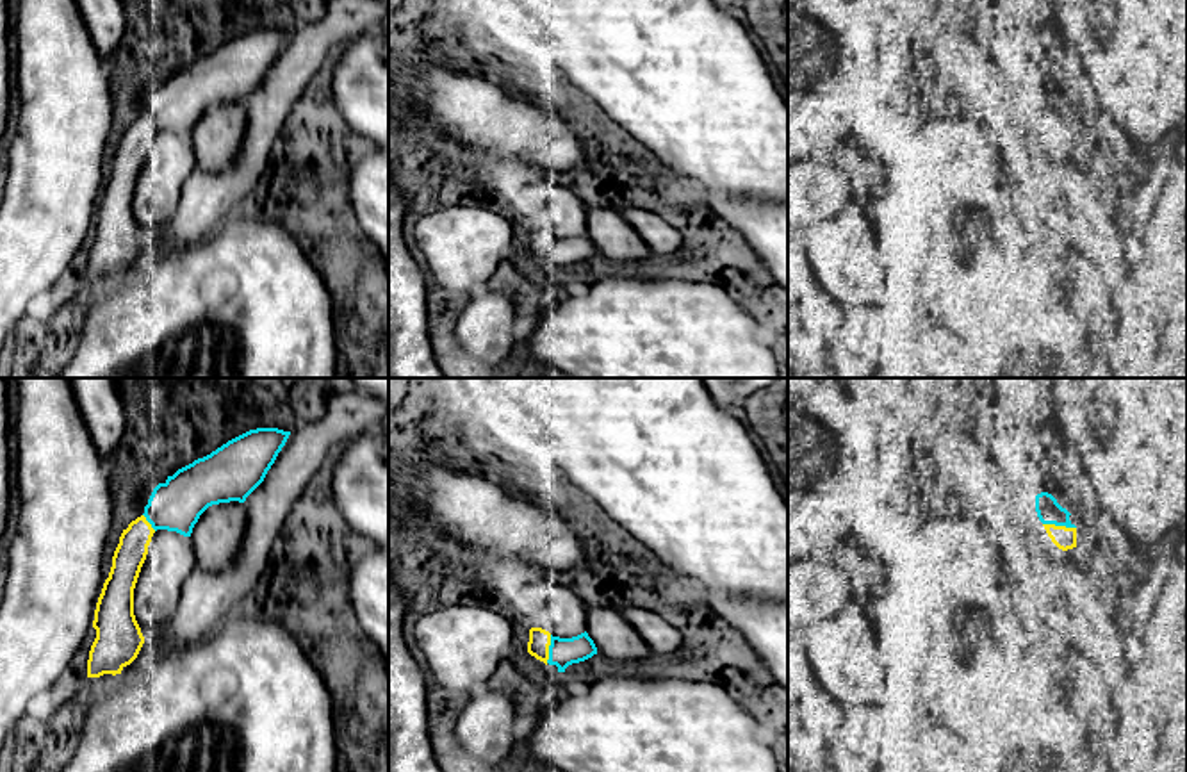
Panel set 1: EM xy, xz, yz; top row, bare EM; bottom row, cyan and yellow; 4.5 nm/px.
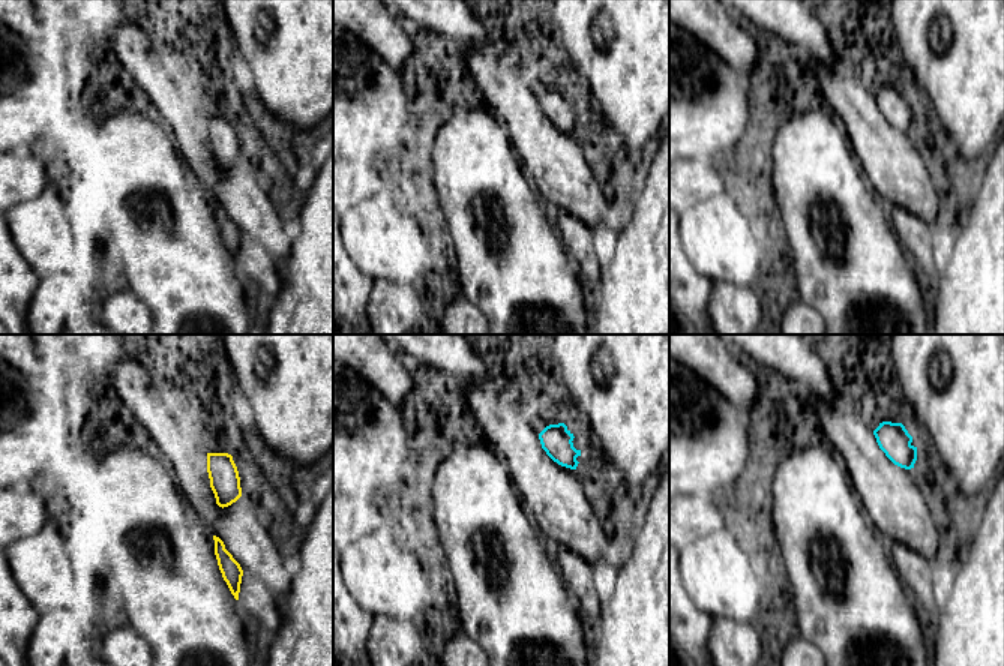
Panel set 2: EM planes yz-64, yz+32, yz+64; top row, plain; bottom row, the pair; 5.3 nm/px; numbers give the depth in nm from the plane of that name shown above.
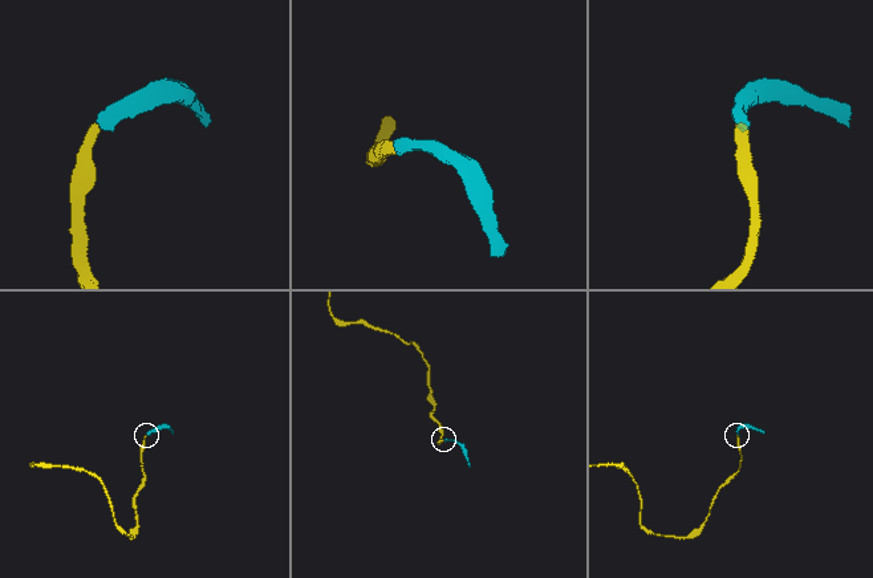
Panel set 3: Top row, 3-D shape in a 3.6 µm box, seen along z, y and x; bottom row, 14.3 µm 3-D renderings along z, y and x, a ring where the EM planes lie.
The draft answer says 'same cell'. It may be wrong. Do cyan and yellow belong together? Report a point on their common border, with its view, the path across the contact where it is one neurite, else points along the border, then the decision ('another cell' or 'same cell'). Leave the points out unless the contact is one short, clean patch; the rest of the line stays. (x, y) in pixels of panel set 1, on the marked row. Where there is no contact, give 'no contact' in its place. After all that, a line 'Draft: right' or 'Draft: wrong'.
meets cyan in yz at (1059, 525); same cell
Draft: right

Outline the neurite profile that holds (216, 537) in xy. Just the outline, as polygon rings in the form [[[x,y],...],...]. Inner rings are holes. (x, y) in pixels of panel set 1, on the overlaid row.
[[[239,501],[209,506],[192,528],[196,567],[207,572],[230,567],[246,531],[246,506]]]

